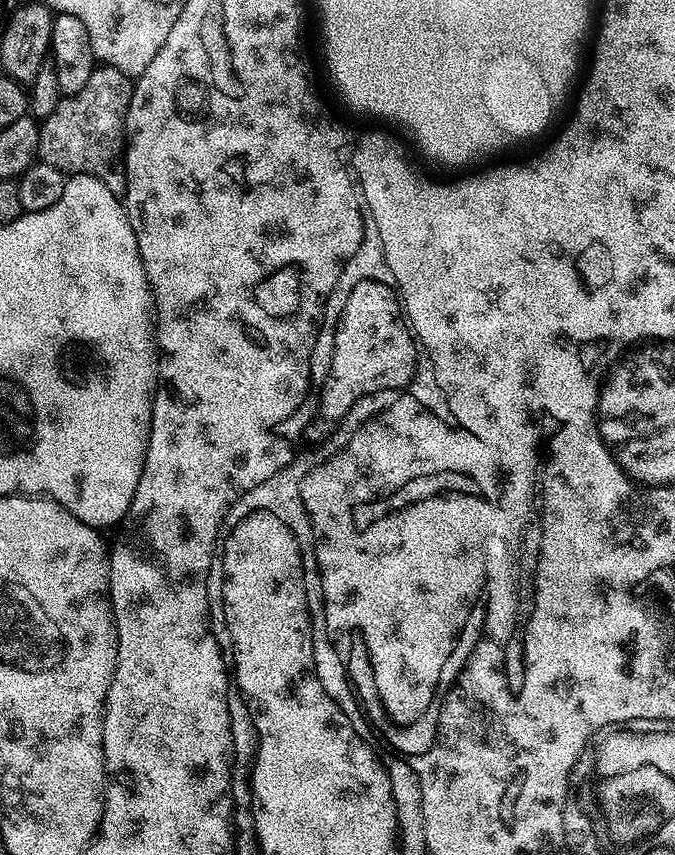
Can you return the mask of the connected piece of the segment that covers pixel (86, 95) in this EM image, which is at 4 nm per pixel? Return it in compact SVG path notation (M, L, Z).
M97 66L86 81L86 86L78 90L75 96L64 96L54 106L54 114L50 114L40 124L40 154L38 160L54 166L68 176L93 176L103 182L116 196L123 197L126 178L124 177L123 151L126 147L124 119L130 106L133 81L122 70Z

